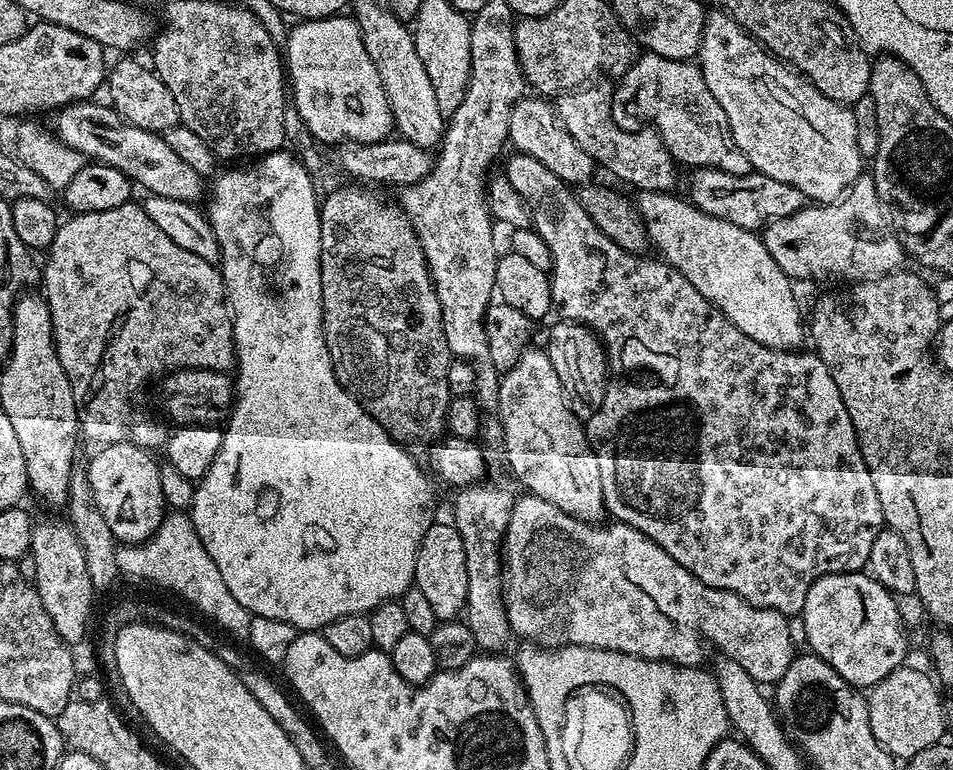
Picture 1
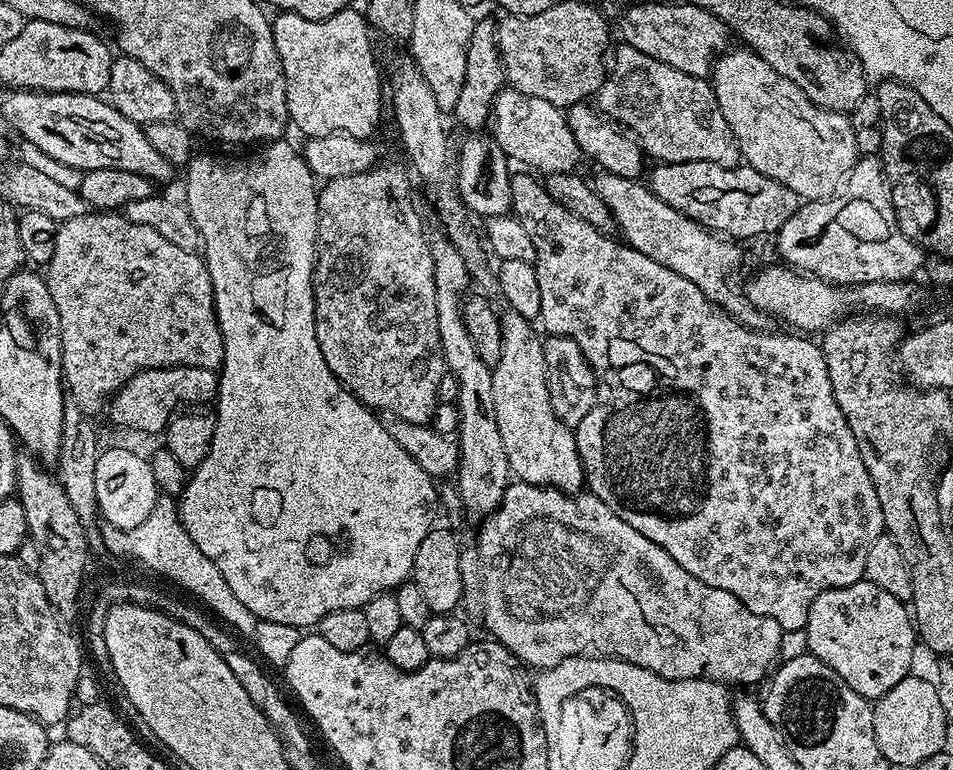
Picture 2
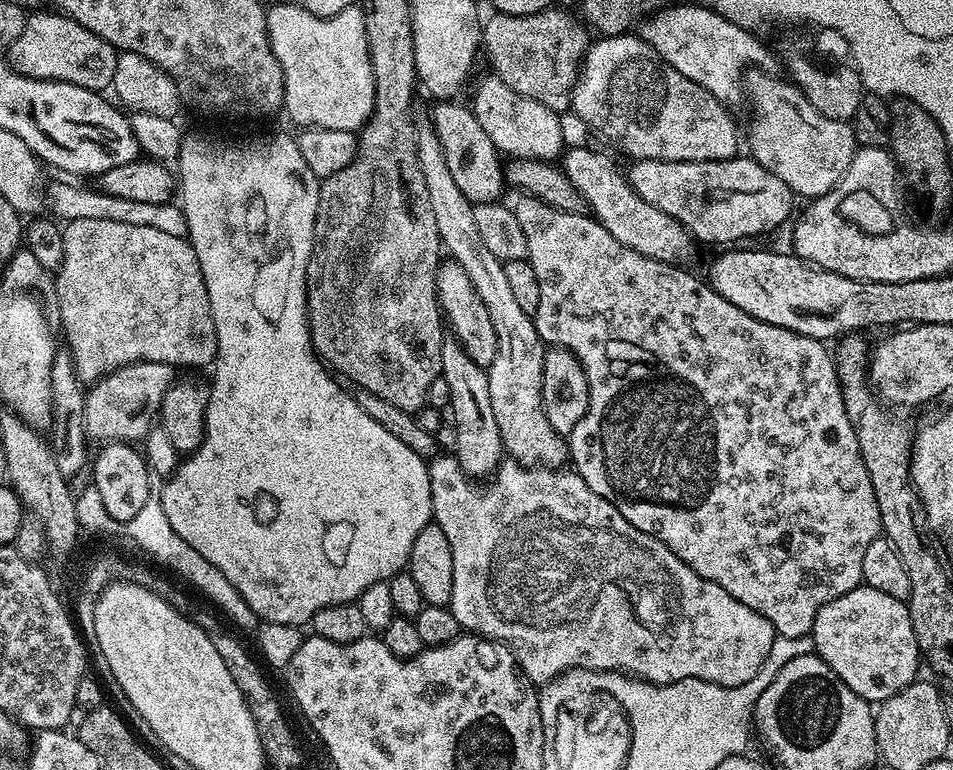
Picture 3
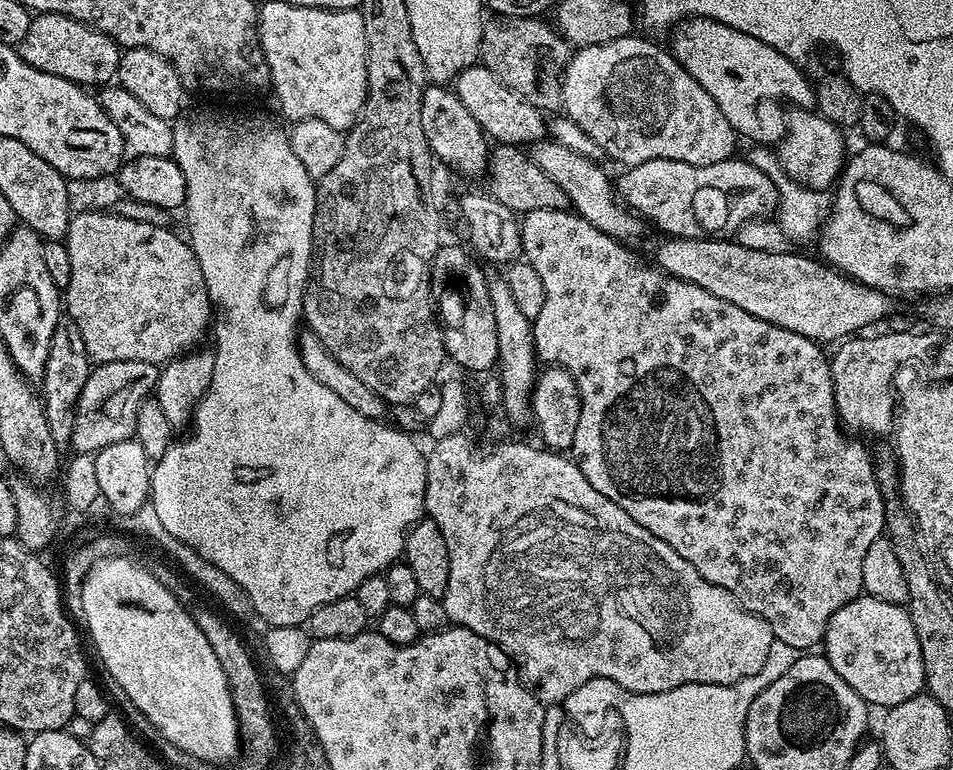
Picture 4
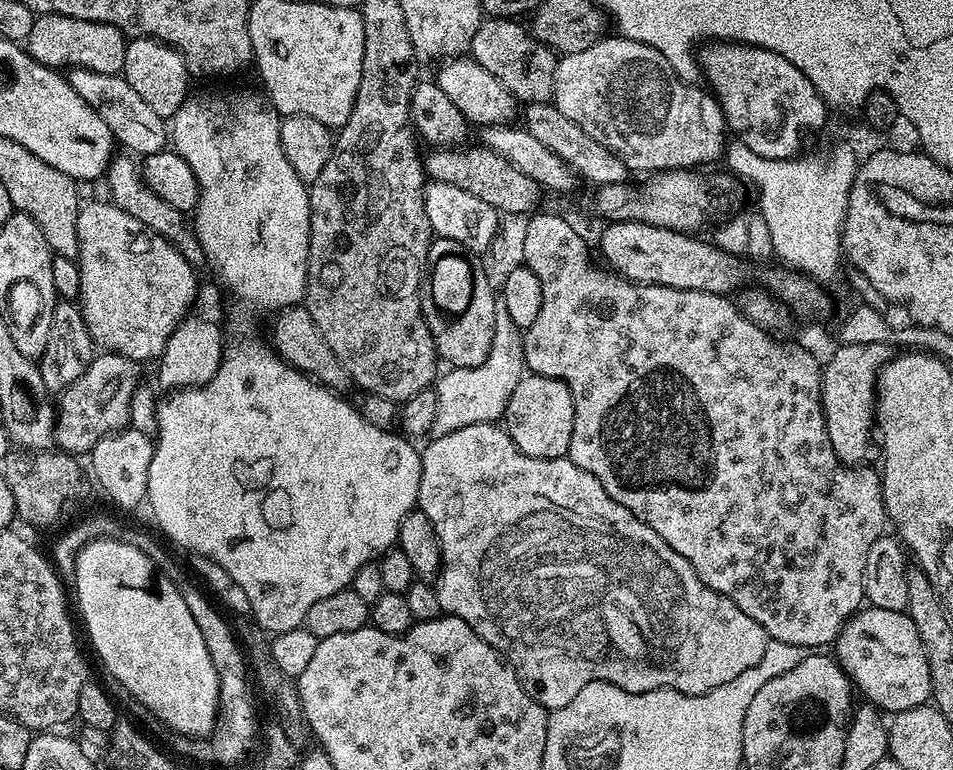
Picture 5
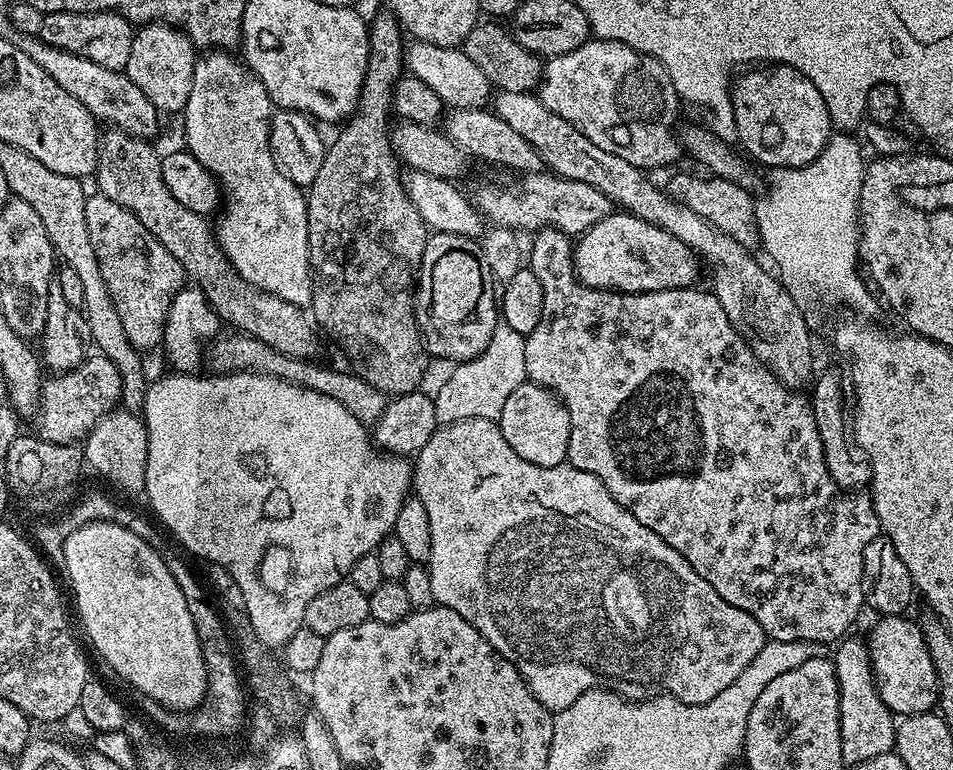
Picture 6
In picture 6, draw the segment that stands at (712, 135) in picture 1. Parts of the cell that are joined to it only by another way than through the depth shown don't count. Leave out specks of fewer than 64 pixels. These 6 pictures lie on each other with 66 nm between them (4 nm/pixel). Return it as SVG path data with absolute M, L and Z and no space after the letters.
M588 39L578 50L570 50L561 56L551 57L544 64L544 75L540 77L538 89L540 101L546 110L554 110L558 118L566 118L594 146L618 154L630 166L641 170L664 168L682 156L678 139L678 121L682 101L670 82L670 74L650 54L642 54L622 42L613 40Z

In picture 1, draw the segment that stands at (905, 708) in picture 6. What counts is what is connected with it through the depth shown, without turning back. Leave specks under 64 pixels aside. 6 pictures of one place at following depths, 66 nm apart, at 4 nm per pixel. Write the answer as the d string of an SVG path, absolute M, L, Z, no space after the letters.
M867 571L820 576L806 594L802 613L802 631L811 655L825 660L853 688L870 690L905 663L908 636L896 604L897 597Z

